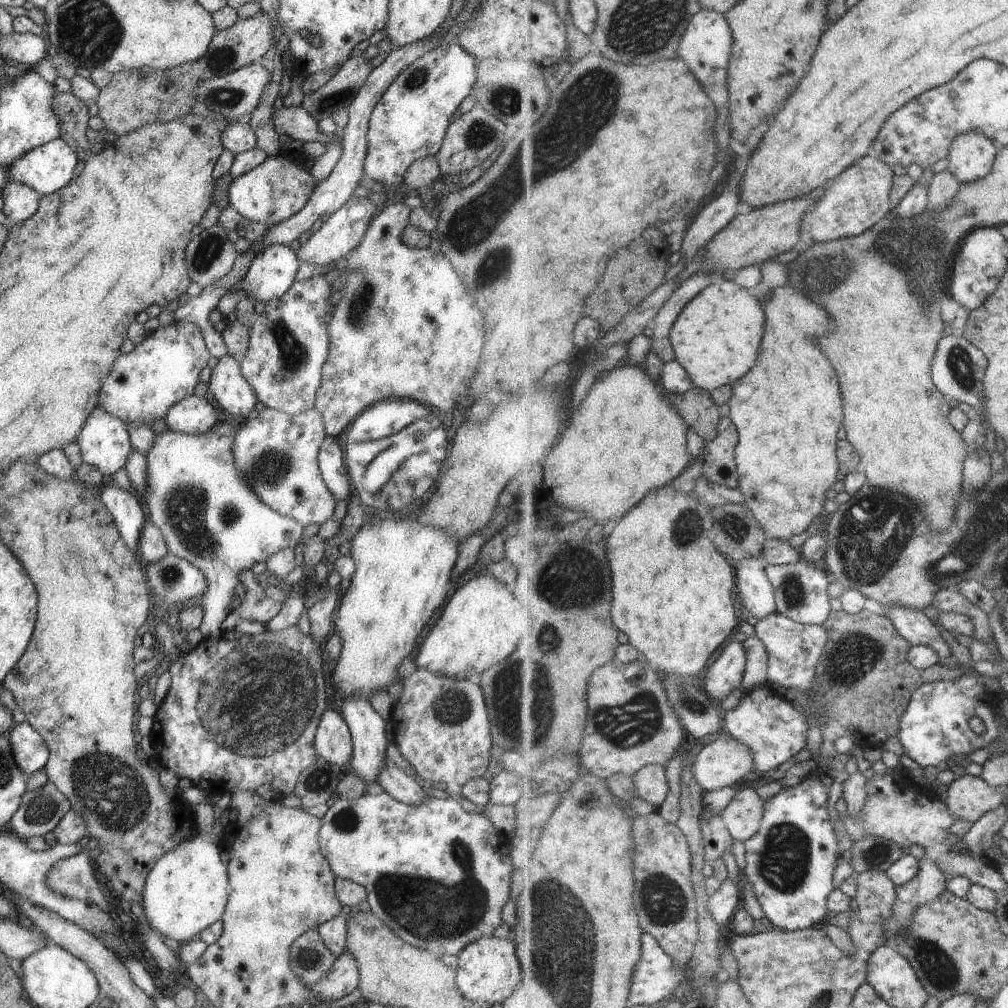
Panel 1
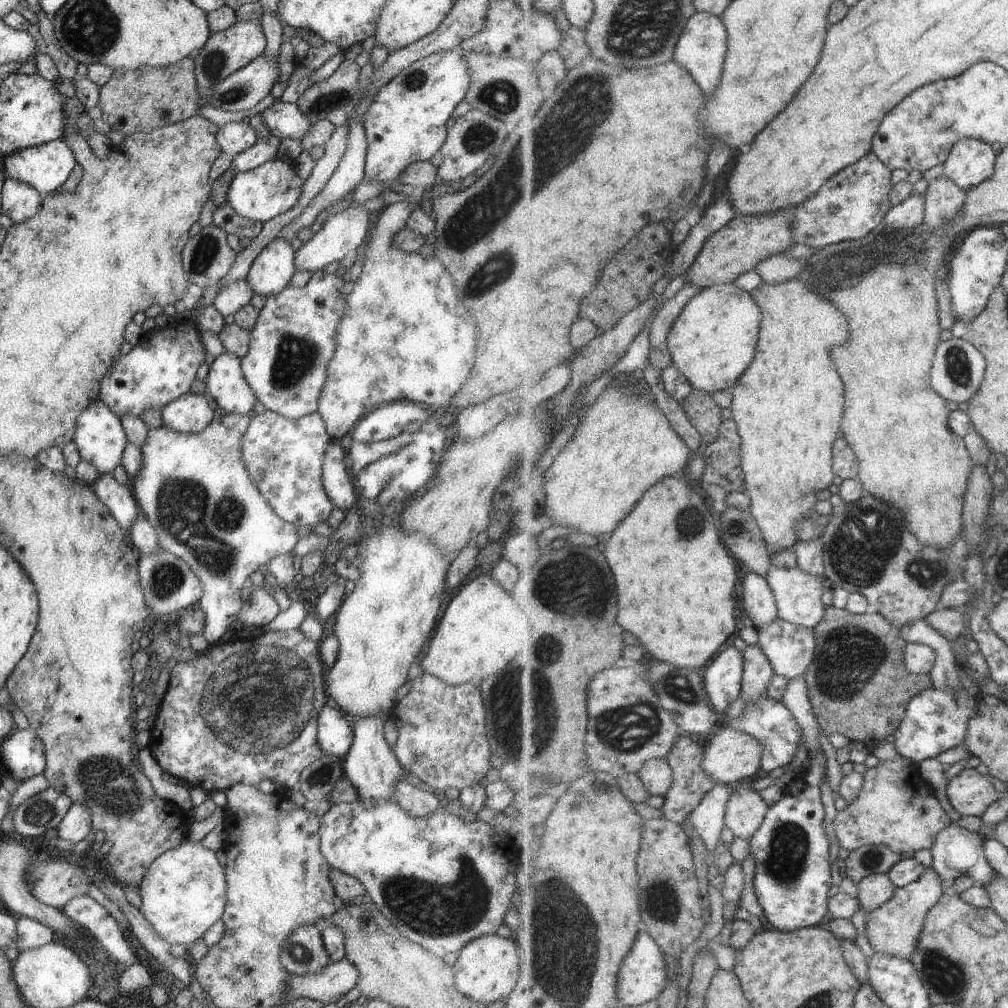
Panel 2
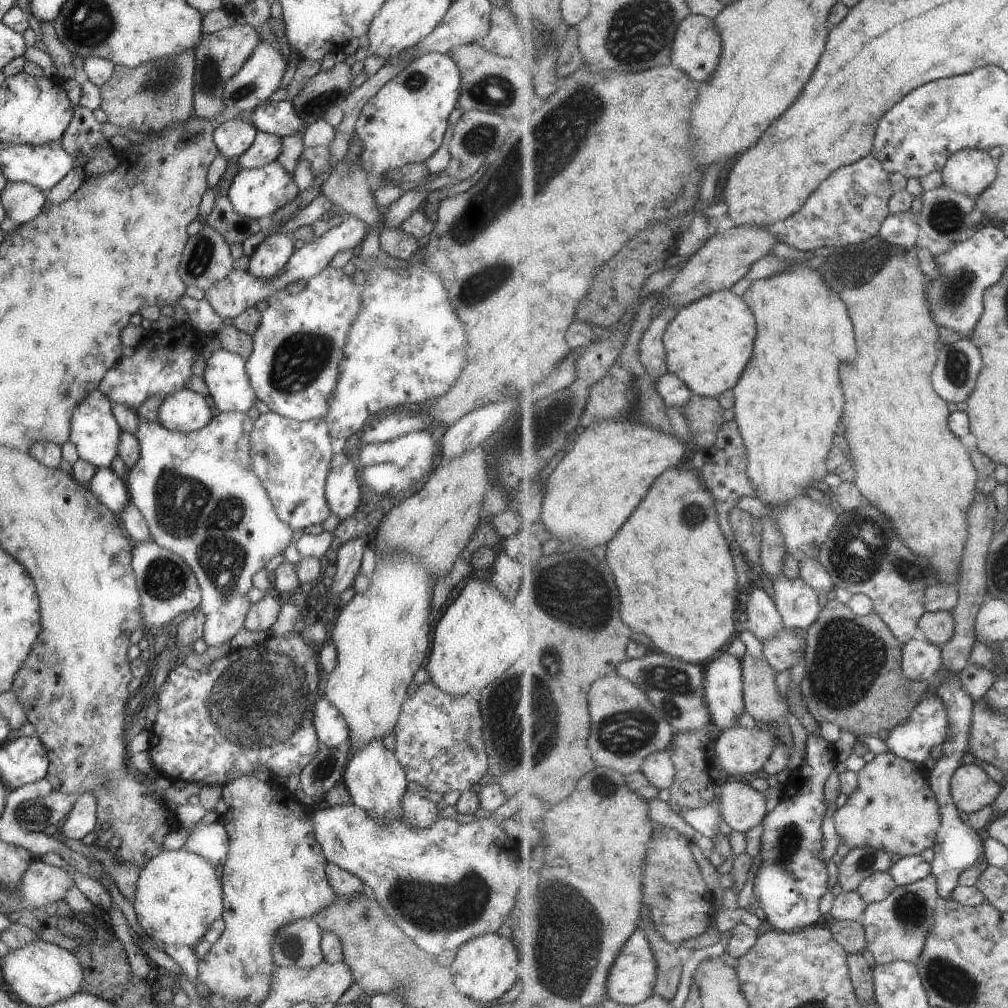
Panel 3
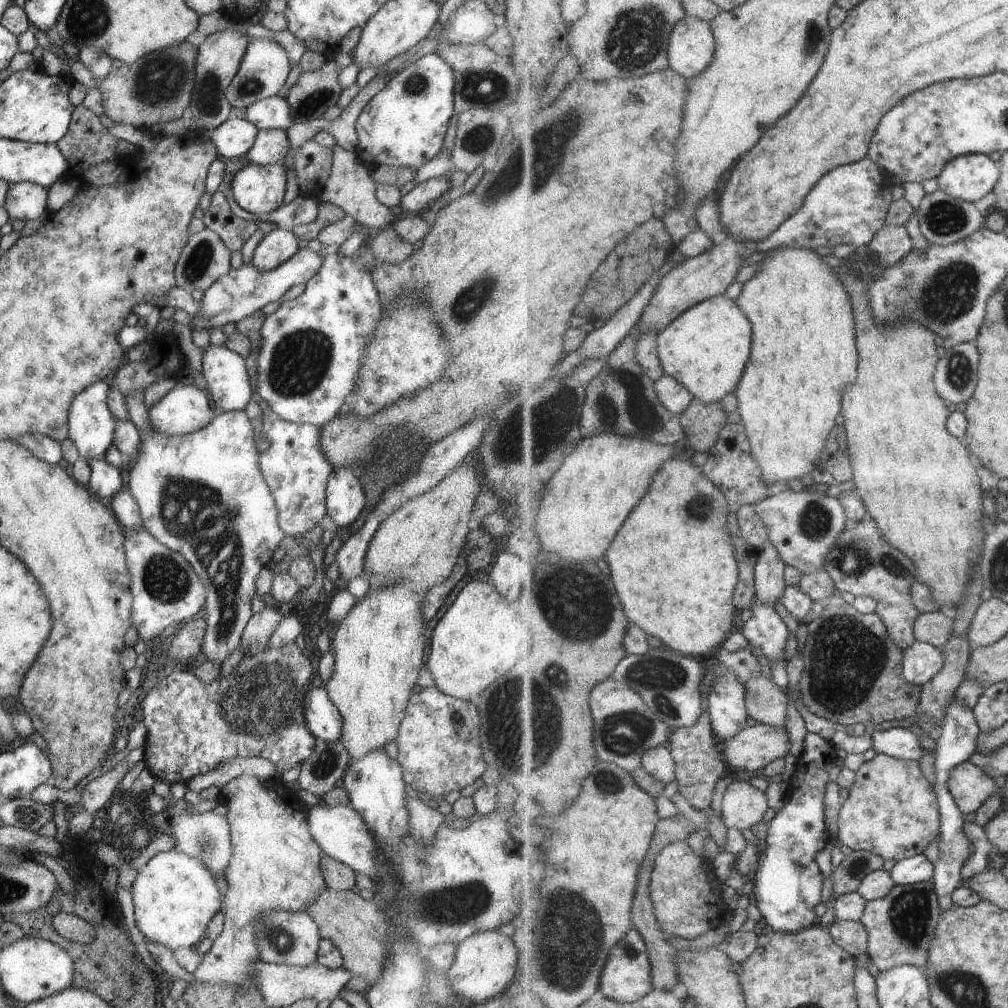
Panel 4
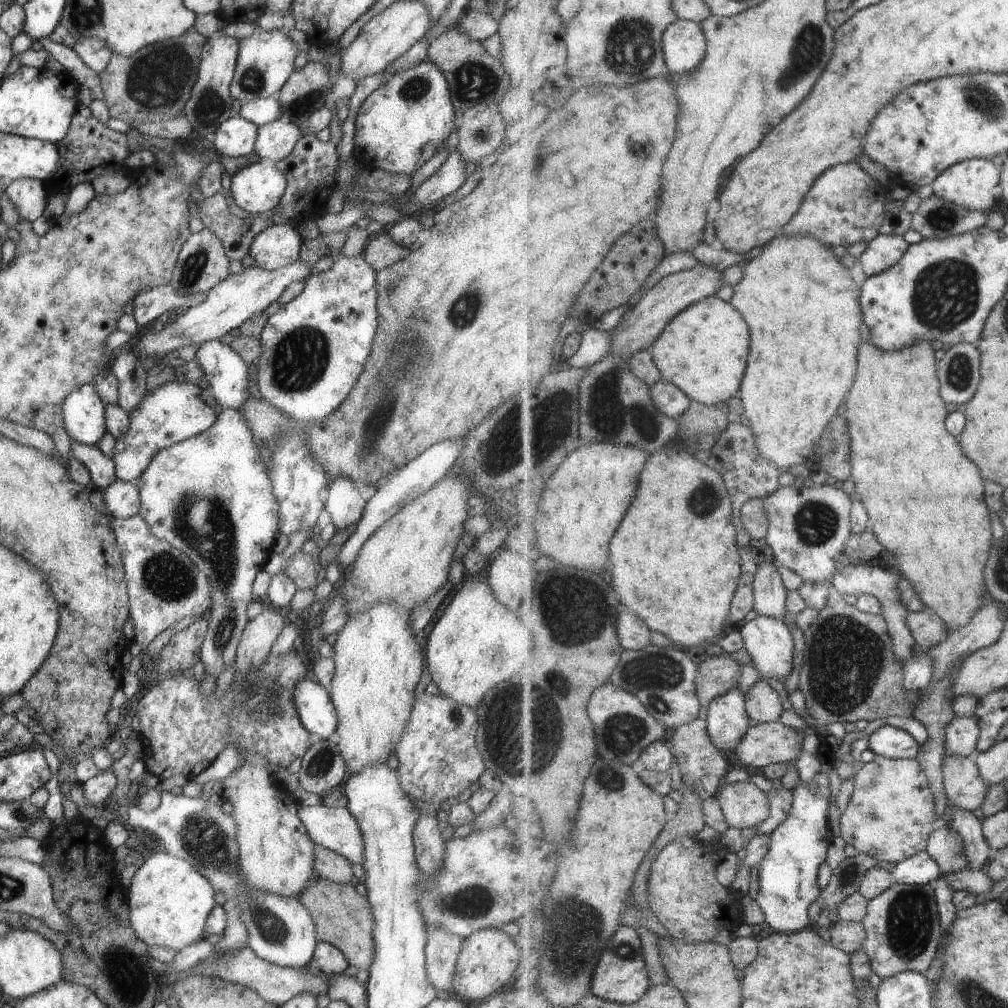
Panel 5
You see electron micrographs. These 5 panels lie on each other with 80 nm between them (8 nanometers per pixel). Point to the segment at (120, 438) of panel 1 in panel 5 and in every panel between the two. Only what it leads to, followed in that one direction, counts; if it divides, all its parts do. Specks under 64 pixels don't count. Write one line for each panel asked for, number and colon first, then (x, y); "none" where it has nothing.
2: (98, 434)
3: (94, 432)
4: (91, 426)
5: (83, 418)

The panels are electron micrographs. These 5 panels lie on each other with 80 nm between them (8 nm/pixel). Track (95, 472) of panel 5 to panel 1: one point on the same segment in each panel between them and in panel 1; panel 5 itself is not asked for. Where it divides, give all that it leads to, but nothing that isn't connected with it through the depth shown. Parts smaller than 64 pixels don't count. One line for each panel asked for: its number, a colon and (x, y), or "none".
1: (128, 515)
2: (122, 506)
3: (111, 491)
4: (105, 481)

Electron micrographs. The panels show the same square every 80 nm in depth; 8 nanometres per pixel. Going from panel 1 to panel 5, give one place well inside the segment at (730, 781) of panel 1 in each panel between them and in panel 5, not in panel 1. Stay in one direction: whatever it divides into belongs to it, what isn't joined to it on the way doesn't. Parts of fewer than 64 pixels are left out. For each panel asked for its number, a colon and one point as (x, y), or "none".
2: (732, 755)
3: (739, 751)
4: (755, 747)
5: (766, 744)

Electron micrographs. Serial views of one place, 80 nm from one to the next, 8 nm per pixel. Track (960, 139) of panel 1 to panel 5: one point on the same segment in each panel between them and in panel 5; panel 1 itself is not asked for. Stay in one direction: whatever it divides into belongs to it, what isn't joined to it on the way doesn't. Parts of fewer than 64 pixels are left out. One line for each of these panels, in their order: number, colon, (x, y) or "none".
2: (971, 162)
3: (971, 171)
4: (971, 177)
5: (971, 184)

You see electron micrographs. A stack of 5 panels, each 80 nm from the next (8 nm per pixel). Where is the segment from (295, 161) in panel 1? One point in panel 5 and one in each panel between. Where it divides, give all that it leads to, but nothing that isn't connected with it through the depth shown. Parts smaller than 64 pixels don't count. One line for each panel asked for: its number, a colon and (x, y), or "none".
2: (258, 194)
3: (255, 193)
4: (256, 189)
5: (256, 188)

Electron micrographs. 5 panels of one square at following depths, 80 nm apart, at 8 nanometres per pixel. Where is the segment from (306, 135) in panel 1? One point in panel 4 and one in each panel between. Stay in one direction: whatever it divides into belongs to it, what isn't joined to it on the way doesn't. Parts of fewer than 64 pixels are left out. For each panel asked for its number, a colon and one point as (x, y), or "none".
2: (282, 120)
3: (279, 118)
4: (271, 113)

